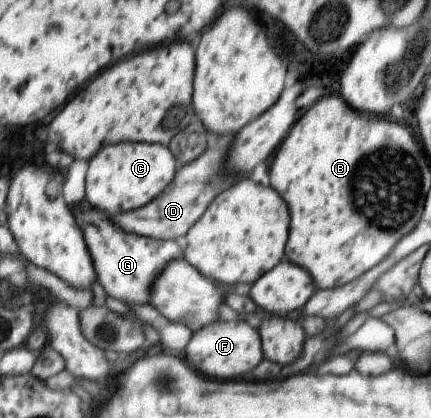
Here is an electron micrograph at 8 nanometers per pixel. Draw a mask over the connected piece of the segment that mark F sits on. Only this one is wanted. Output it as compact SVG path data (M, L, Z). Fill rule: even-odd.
M243 319L214 323L196 330L188 340L182 353L185 363L194 371L202 371L210 379L230 381L252 371L264 359L261 336L257 329L250 327Z

